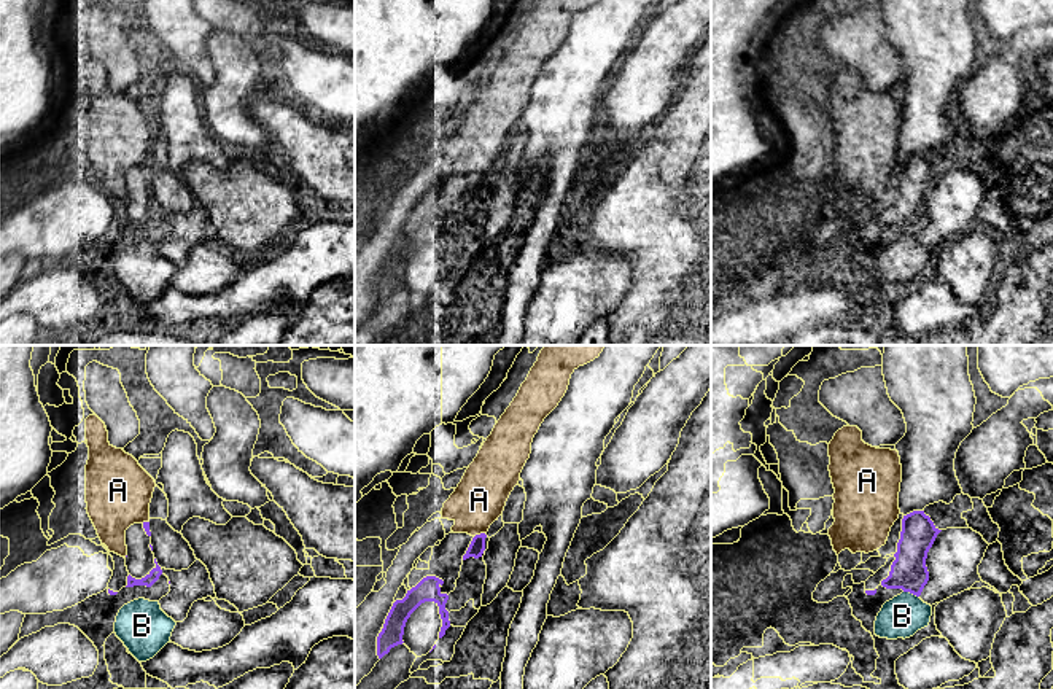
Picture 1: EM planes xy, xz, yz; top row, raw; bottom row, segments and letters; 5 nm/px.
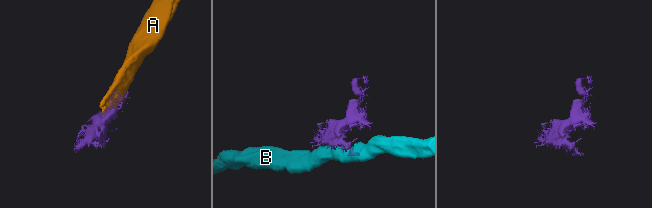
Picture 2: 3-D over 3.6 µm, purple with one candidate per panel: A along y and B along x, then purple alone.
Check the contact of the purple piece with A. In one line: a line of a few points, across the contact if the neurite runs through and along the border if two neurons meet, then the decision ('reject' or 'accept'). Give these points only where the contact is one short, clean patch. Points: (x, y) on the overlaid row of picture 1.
reject

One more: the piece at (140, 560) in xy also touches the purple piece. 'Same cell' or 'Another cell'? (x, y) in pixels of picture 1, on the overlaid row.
Same cell

